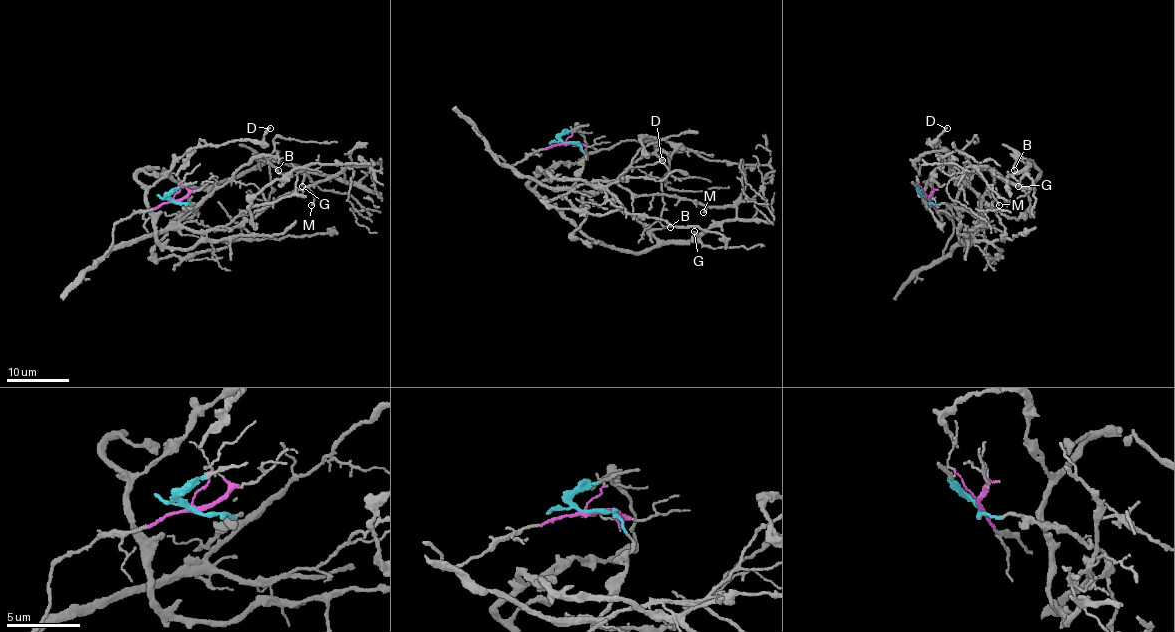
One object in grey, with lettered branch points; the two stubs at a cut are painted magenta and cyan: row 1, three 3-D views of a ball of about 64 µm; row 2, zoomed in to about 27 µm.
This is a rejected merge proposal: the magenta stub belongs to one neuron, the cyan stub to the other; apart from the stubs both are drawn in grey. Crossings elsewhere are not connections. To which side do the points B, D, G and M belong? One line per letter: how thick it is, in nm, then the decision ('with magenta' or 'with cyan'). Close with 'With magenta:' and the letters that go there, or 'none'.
B: 160 nm | with cyan
D: 200 nm | with cyan
G: 150 nm | with cyan
M: 120 nm | with magenta
With magenta: M

